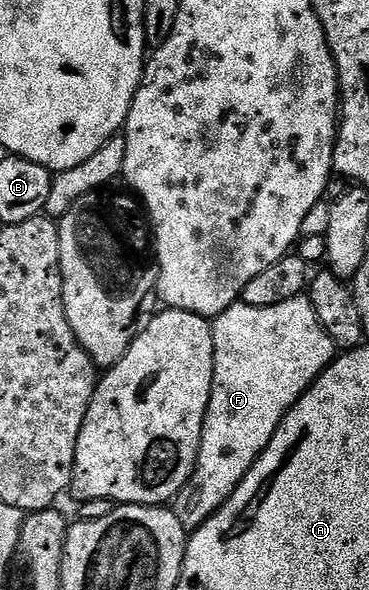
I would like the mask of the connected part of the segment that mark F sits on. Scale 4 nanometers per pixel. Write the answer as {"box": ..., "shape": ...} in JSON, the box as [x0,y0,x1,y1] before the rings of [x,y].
{"box":[174,294,338,533],"shape":[[[307,294],[294,297],[290,301],[282,301],[282,305],[266,305],[265,307],[255,307],[238,301],[233,307],[228,307],[220,315],[215,316],[212,323],[212,336],[214,337],[214,381],[210,393],[210,405],[204,418],[200,452],[196,458],[196,468],[192,471],[192,476],[188,478],[186,485],[177,493],[174,500],[174,510],[178,521],[182,521],[185,531],[189,533],[197,531],[232,496],[234,489],[238,489],[242,477],[246,477],[246,473],[250,473],[254,461],[258,461],[258,457],[266,449],[266,445],[270,445],[270,437],[274,437],[278,425],[284,419],[284,414],[308,392],[308,386],[332,364],[333,359],[338,355],[338,348],[322,329],[322,325],[318,321],[318,313],[314,313],[314,305],[309,301]]]}

